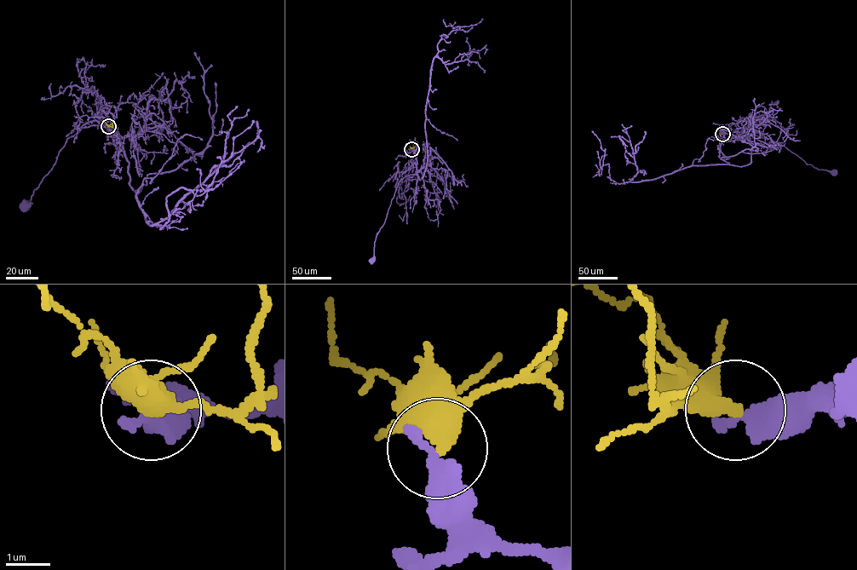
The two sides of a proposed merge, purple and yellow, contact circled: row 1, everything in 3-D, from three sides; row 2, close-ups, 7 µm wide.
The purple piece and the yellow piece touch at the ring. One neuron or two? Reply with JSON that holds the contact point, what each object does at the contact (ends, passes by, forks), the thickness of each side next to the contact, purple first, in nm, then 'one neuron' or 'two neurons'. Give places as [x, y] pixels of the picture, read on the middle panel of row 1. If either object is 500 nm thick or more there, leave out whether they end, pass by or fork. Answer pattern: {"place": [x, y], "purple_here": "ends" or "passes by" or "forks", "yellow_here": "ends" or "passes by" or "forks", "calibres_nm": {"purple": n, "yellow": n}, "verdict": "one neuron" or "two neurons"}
{"place": [411, 149], "calibres_nm": {"purple": 500, "yellow": 550}, "verdict": "two neurons"}

